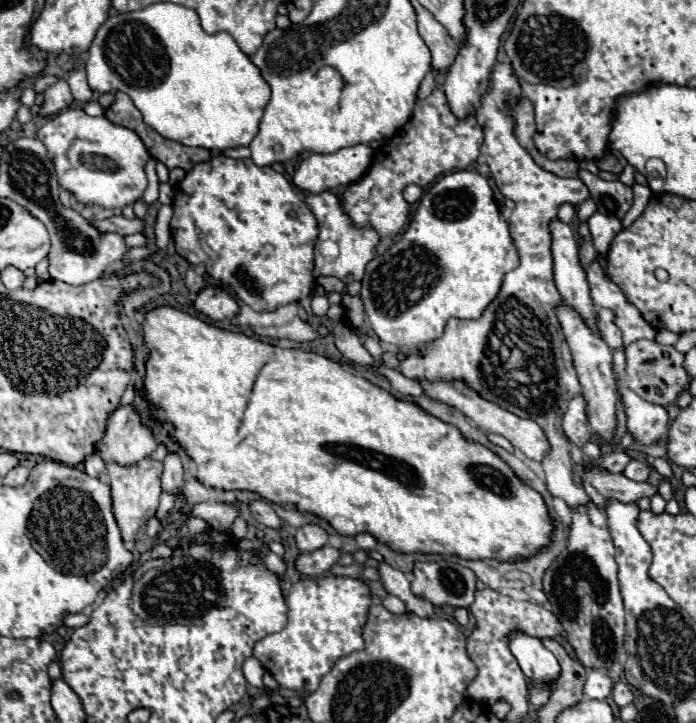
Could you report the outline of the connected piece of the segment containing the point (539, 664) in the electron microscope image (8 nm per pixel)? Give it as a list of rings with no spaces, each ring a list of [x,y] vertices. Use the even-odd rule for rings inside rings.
[[[520,629],[508,633],[508,645],[524,675],[536,683],[536,687],[530,691],[530,703],[534,707],[544,705],[548,701],[548,691],[544,689],[544,685],[556,679],[560,673],[556,657],[544,647],[540,639],[524,635],[524,631]]]

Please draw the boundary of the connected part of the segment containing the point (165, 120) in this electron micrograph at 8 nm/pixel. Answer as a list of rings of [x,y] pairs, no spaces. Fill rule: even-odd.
[[[168,1],[108,17],[88,49],[86,73],[88,85],[94,93],[126,93],[144,115],[144,123],[148,123],[166,139],[184,143],[188,147],[216,151],[250,145],[258,133],[264,107],[270,99],[270,87],[262,79],[258,67],[240,51],[228,33],[208,35],[200,27],[200,17],[196,11]]]

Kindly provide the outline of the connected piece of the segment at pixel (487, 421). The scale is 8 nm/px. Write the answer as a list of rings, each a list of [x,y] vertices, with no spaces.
[[[420,381],[426,395],[432,397],[432,399],[438,399],[446,405],[452,405],[456,407],[458,411],[462,411],[464,415],[468,415],[484,433],[498,433],[502,437],[506,437],[524,457],[532,459],[532,461],[538,461],[542,463],[544,455],[552,449],[550,443],[548,443],[548,437],[544,435],[542,427],[538,423],[532,423],[532,419],[522,419],[502,407],[498,407],[496,403],[490,403],[490,401],[484,401],[478,393],[474,393],[468,385],[464,385],[462,381],[452,381],[452,383],[428,383],[428,381]]]

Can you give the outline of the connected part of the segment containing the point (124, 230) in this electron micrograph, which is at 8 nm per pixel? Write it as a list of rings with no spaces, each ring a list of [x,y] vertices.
[[[110,217],[104,221],[92,221],[92,227],[96,227],[100,233],[118,233],[118,235],[132,235],[142,231],[140,219],[126,219],[126,217]]]

